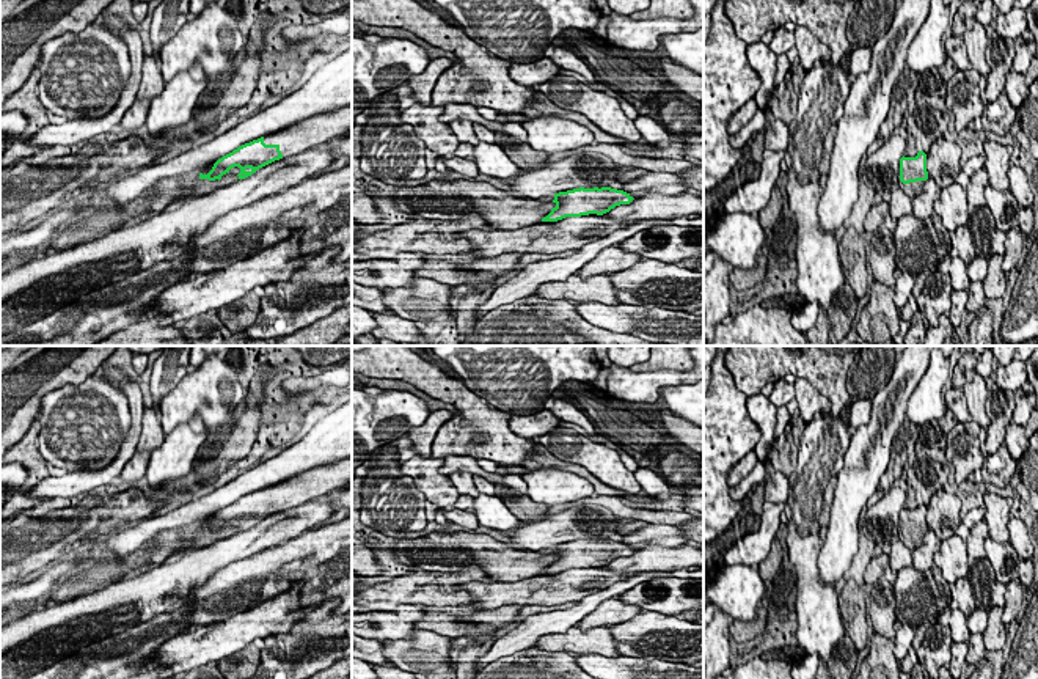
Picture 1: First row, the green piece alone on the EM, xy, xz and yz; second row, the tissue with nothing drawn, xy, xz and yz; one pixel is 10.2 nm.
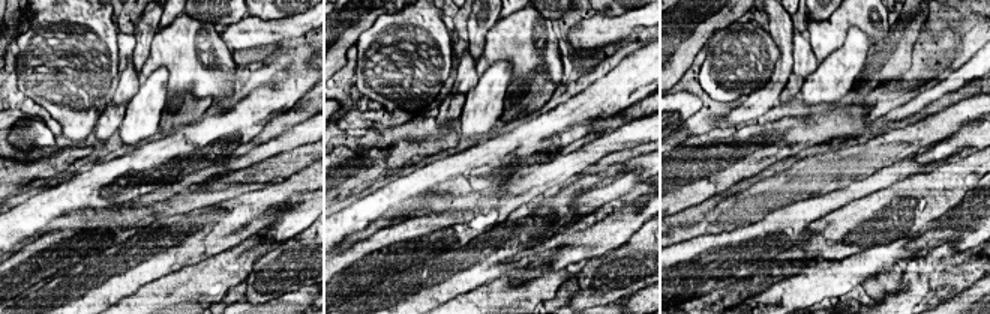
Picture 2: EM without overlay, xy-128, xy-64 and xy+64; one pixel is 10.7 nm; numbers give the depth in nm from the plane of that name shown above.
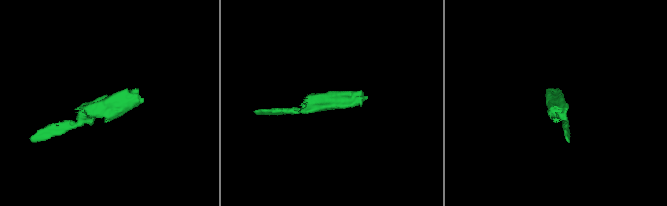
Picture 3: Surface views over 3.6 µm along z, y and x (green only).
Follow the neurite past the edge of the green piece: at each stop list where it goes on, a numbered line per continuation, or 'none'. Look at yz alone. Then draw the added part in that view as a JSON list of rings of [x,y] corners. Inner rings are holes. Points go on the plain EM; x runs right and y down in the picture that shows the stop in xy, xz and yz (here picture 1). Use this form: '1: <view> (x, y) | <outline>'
1: yz (911, 541) | [[[925,533],[903,536],[901,542],[912,552],[916,547],[922,545]]]

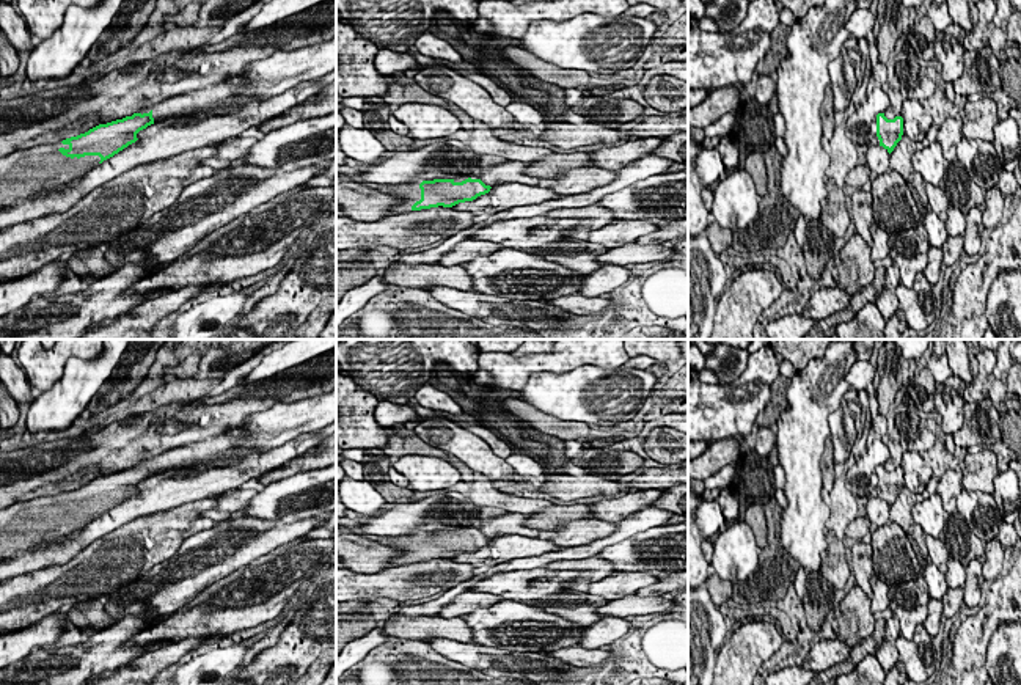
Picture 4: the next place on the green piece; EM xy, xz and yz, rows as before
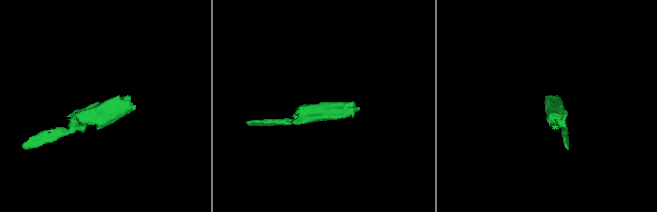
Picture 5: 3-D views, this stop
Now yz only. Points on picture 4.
none

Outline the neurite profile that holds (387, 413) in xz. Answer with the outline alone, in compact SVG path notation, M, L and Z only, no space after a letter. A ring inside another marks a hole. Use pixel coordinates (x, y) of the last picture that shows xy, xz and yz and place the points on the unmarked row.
M379 401L377 407L374 408L374 418L379 426L391 429L394 424L416 421L418 413L407 404Z

